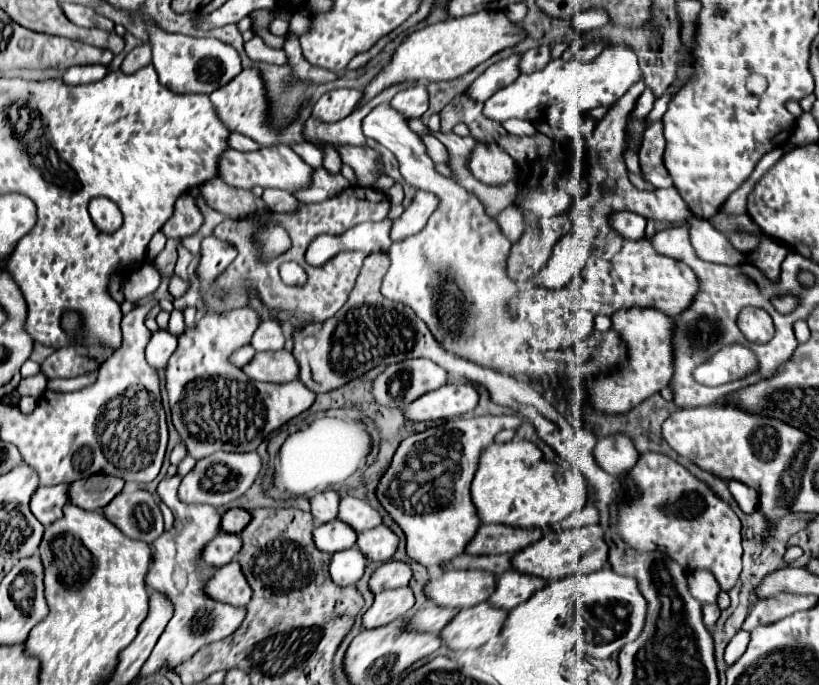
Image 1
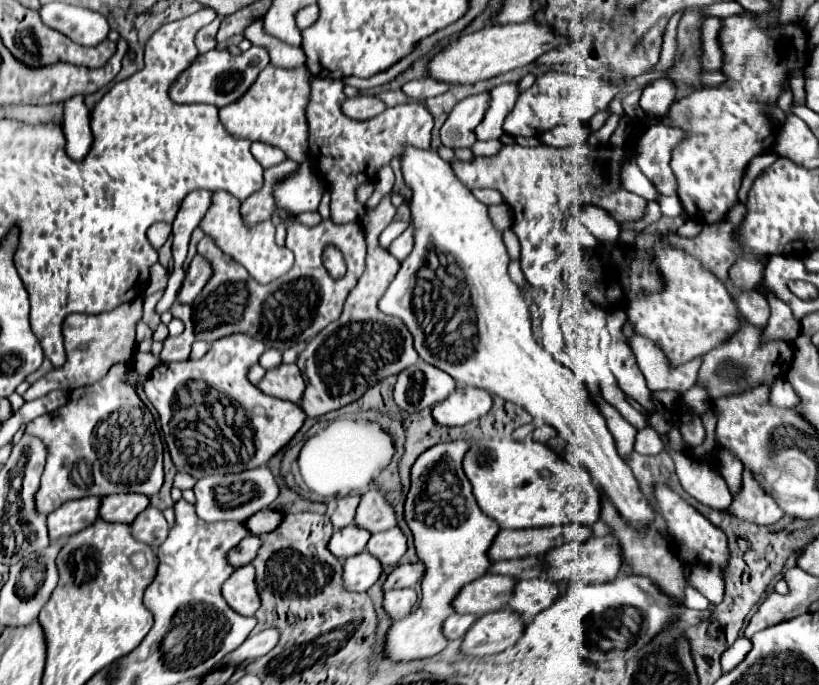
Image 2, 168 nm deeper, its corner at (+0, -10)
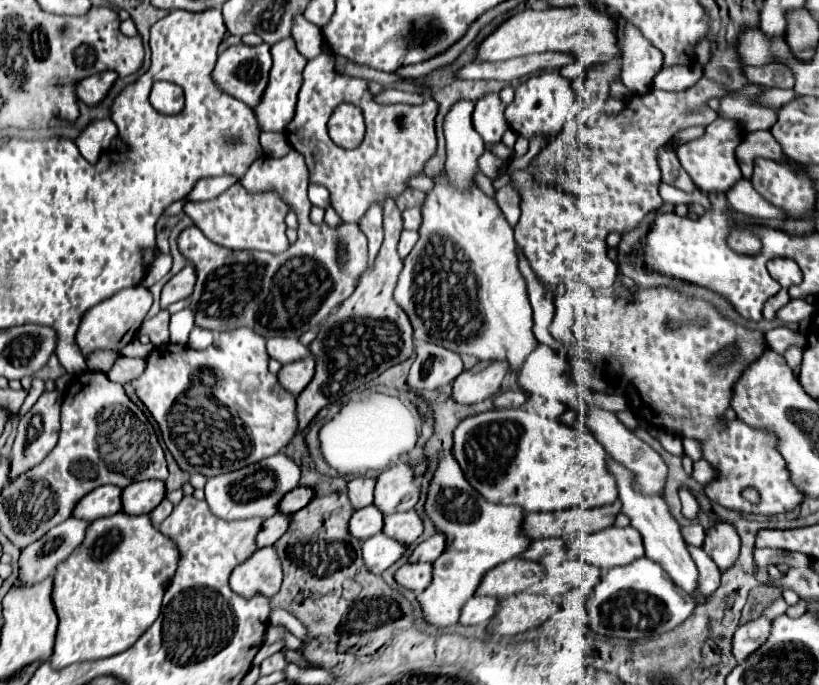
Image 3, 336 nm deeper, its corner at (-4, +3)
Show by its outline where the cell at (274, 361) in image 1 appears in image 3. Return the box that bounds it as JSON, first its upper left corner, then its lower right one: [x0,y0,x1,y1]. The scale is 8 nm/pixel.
[278,358,316,396]

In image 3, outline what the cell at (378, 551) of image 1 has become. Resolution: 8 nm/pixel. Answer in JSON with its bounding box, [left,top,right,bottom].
[382,510,424,544]

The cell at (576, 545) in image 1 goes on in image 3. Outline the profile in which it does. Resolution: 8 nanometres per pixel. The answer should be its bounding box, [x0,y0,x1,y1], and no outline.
[568,526,644,570]

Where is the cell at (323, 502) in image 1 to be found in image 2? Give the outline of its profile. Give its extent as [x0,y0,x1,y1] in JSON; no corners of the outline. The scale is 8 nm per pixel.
[330,493,360,529]

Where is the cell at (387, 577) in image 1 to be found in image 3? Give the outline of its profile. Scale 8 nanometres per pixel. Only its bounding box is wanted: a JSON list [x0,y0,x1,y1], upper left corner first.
[410,534,446,562]

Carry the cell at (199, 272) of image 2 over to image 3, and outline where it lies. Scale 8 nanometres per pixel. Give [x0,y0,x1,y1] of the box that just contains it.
[160,266,196,308]

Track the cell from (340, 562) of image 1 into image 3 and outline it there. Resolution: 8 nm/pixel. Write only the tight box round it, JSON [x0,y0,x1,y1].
[362,532,408,574]

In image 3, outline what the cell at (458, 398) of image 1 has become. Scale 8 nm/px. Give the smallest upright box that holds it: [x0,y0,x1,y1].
[452,362,508,404]

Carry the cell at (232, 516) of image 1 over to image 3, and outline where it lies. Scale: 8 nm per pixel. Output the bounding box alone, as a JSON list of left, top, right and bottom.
[280,486,314,514]

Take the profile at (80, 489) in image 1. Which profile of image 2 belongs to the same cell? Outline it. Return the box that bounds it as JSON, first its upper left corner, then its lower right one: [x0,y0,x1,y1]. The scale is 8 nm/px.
[100,493,150,523]

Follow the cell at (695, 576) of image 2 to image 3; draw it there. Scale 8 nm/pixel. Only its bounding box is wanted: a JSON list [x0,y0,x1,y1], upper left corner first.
[702,522,740,570]

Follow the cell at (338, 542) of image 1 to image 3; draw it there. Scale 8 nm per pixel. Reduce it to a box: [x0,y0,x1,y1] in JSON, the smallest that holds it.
[350,504,384,540]

